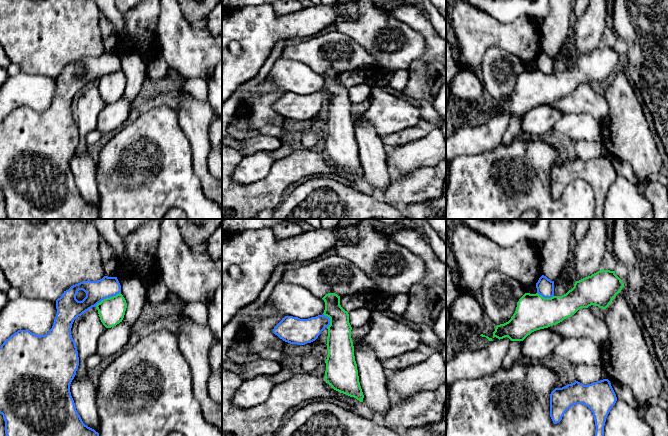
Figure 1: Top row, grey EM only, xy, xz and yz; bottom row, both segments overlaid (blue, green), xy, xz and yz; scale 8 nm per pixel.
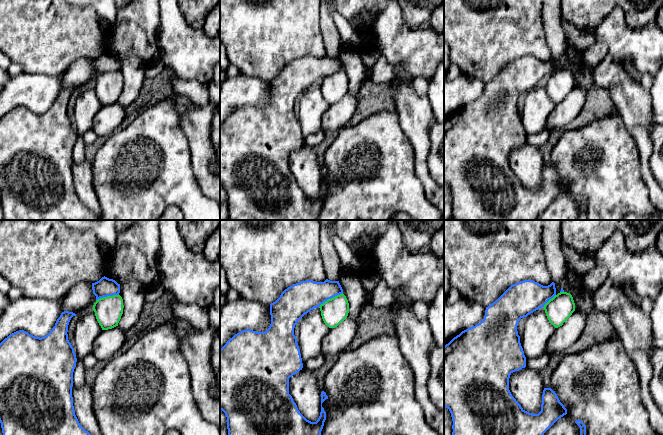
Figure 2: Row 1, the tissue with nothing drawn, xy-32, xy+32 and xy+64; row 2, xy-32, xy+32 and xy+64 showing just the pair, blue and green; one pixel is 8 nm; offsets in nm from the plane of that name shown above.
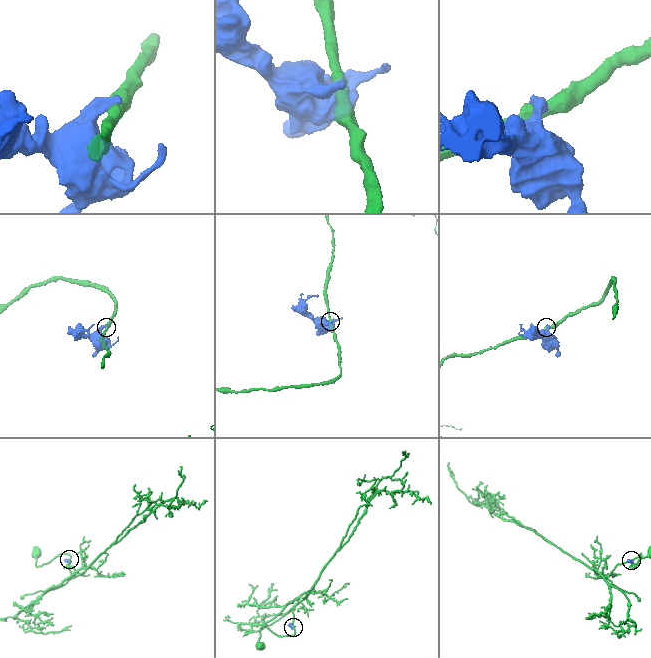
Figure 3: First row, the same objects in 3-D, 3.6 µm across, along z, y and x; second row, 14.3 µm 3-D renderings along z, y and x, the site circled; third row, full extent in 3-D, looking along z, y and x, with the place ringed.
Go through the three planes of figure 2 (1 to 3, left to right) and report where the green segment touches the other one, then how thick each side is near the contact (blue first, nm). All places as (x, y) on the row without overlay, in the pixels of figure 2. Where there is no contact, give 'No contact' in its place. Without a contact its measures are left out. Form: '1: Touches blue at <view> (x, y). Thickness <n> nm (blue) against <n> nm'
1: Touches blue at xy-32 (107, 71). Thickness 150 nm (blue) against 220 nm
2: Touches blue at xy+32 (330, 74). Thickness 260 nm (blue) against 200 nm
3: Touches blue at xy+64 (548, 76). Thickness 280 nm (blue) against 200 nm

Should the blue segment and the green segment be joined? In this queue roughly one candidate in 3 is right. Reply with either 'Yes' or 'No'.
No

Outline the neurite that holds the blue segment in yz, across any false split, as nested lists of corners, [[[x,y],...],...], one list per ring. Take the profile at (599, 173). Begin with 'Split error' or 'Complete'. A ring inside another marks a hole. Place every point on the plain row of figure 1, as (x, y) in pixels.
Complete. [[[608,155],[588,161],[575,156],[562,164],[555,164],[550,170],[550,193],[554,200],[562,196],[565,188],[576,180],[587,182],[595,196],[594,219],[604,219],[606,194],[617,177],[616,170]]]

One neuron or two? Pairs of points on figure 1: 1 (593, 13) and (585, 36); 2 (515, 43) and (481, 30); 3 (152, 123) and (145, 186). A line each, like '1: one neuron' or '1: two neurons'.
1: one neuron
2: one neuron
3: one neuron

